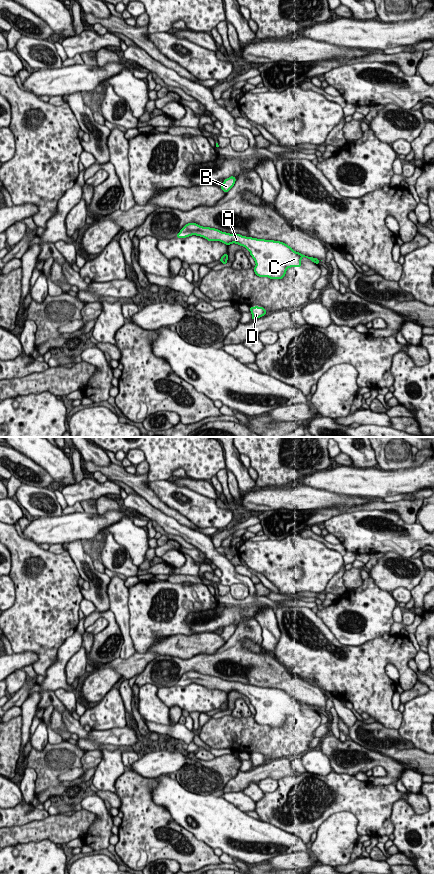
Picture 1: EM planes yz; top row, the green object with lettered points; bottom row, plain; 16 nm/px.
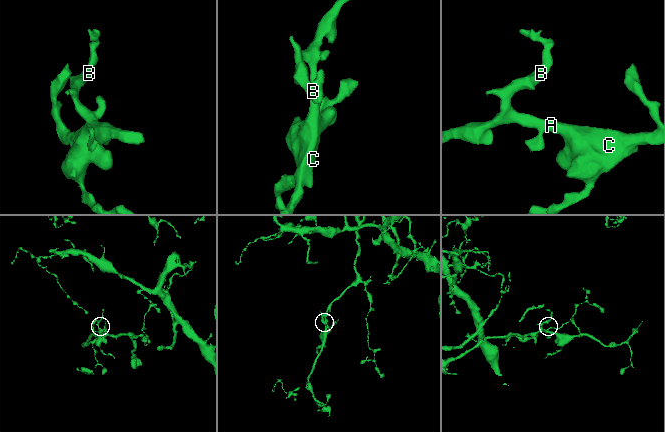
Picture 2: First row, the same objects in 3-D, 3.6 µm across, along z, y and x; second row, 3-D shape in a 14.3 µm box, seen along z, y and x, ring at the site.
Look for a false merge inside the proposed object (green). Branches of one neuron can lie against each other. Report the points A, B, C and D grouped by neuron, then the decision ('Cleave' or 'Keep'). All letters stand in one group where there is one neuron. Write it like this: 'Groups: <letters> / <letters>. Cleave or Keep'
Groups: A B C D. Keep

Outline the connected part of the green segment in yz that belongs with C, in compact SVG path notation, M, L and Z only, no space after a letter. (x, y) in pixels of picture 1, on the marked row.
M196 223L186 224L176 237L186 238L191 235L203 237L208 241L220 241L226 245L236 243L245 247L255 260L254 272L259 277L282 279L288 268L301 267L301 259L303 257L310 259L318 265L320 261L317 258L295 252L290 246L280 241L230 234L215 228L203 227Z

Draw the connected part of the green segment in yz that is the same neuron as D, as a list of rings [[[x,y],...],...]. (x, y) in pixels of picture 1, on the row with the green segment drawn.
[[[250,307],[250,311],[252,313],[252,320],[260,318],[266,314],[266,310],[263,307]]]

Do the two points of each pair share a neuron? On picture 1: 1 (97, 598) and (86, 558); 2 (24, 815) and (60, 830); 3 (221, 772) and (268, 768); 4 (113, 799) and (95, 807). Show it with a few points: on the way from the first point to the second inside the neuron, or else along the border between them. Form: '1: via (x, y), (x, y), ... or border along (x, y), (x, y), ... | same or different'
1: via (97, 588), (87, 577), (86, 568) | same
2: border along (49, 815), (40, 820), (32, 820), (13, 826) | different
3: border along (230, 779), (220, 793) | different
4: border along (95, 794), (103, 799) | different

